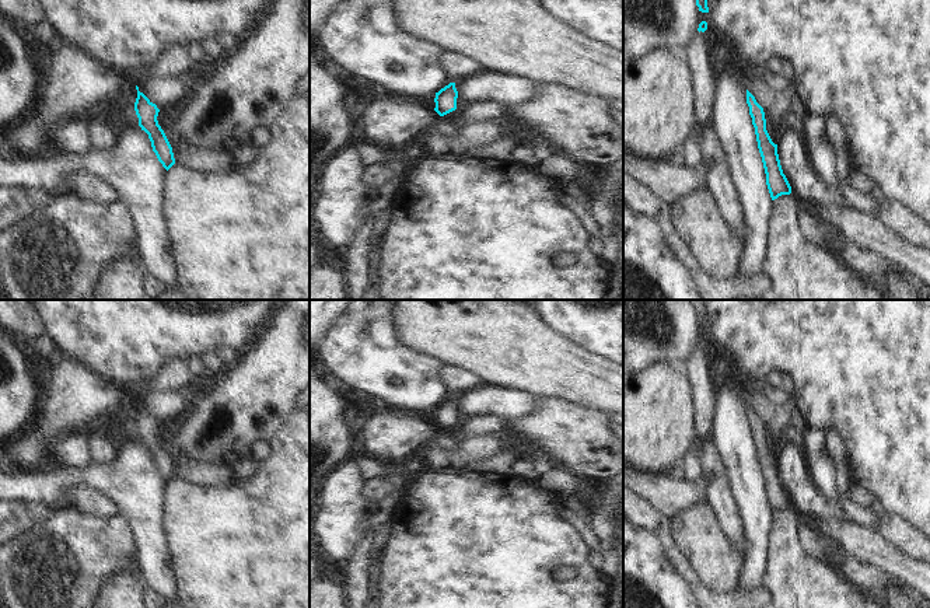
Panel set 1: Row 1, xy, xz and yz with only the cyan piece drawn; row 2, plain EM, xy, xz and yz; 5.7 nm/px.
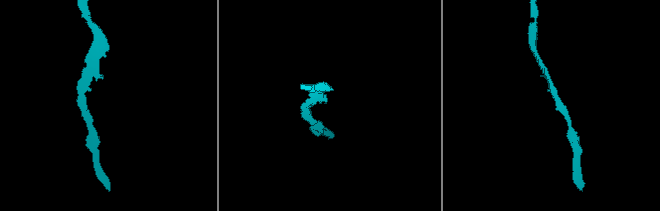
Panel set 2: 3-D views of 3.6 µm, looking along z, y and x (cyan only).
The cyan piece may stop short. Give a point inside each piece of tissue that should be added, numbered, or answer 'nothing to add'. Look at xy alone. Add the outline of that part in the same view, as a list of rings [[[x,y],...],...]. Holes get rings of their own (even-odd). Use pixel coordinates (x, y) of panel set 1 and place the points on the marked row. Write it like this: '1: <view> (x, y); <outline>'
nothing to add

